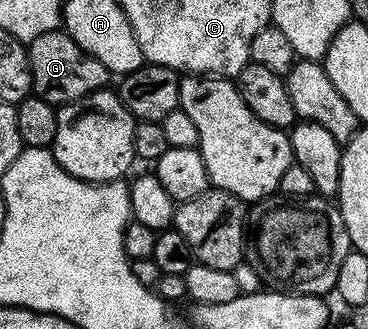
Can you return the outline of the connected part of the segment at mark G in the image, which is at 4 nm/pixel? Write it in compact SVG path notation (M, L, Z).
M66 30L46 32L27 44L27 57L31 71L31 91L37 98L56 106L77 102L94 92L104 91L113 80L113 74L93 54L81 50Z

